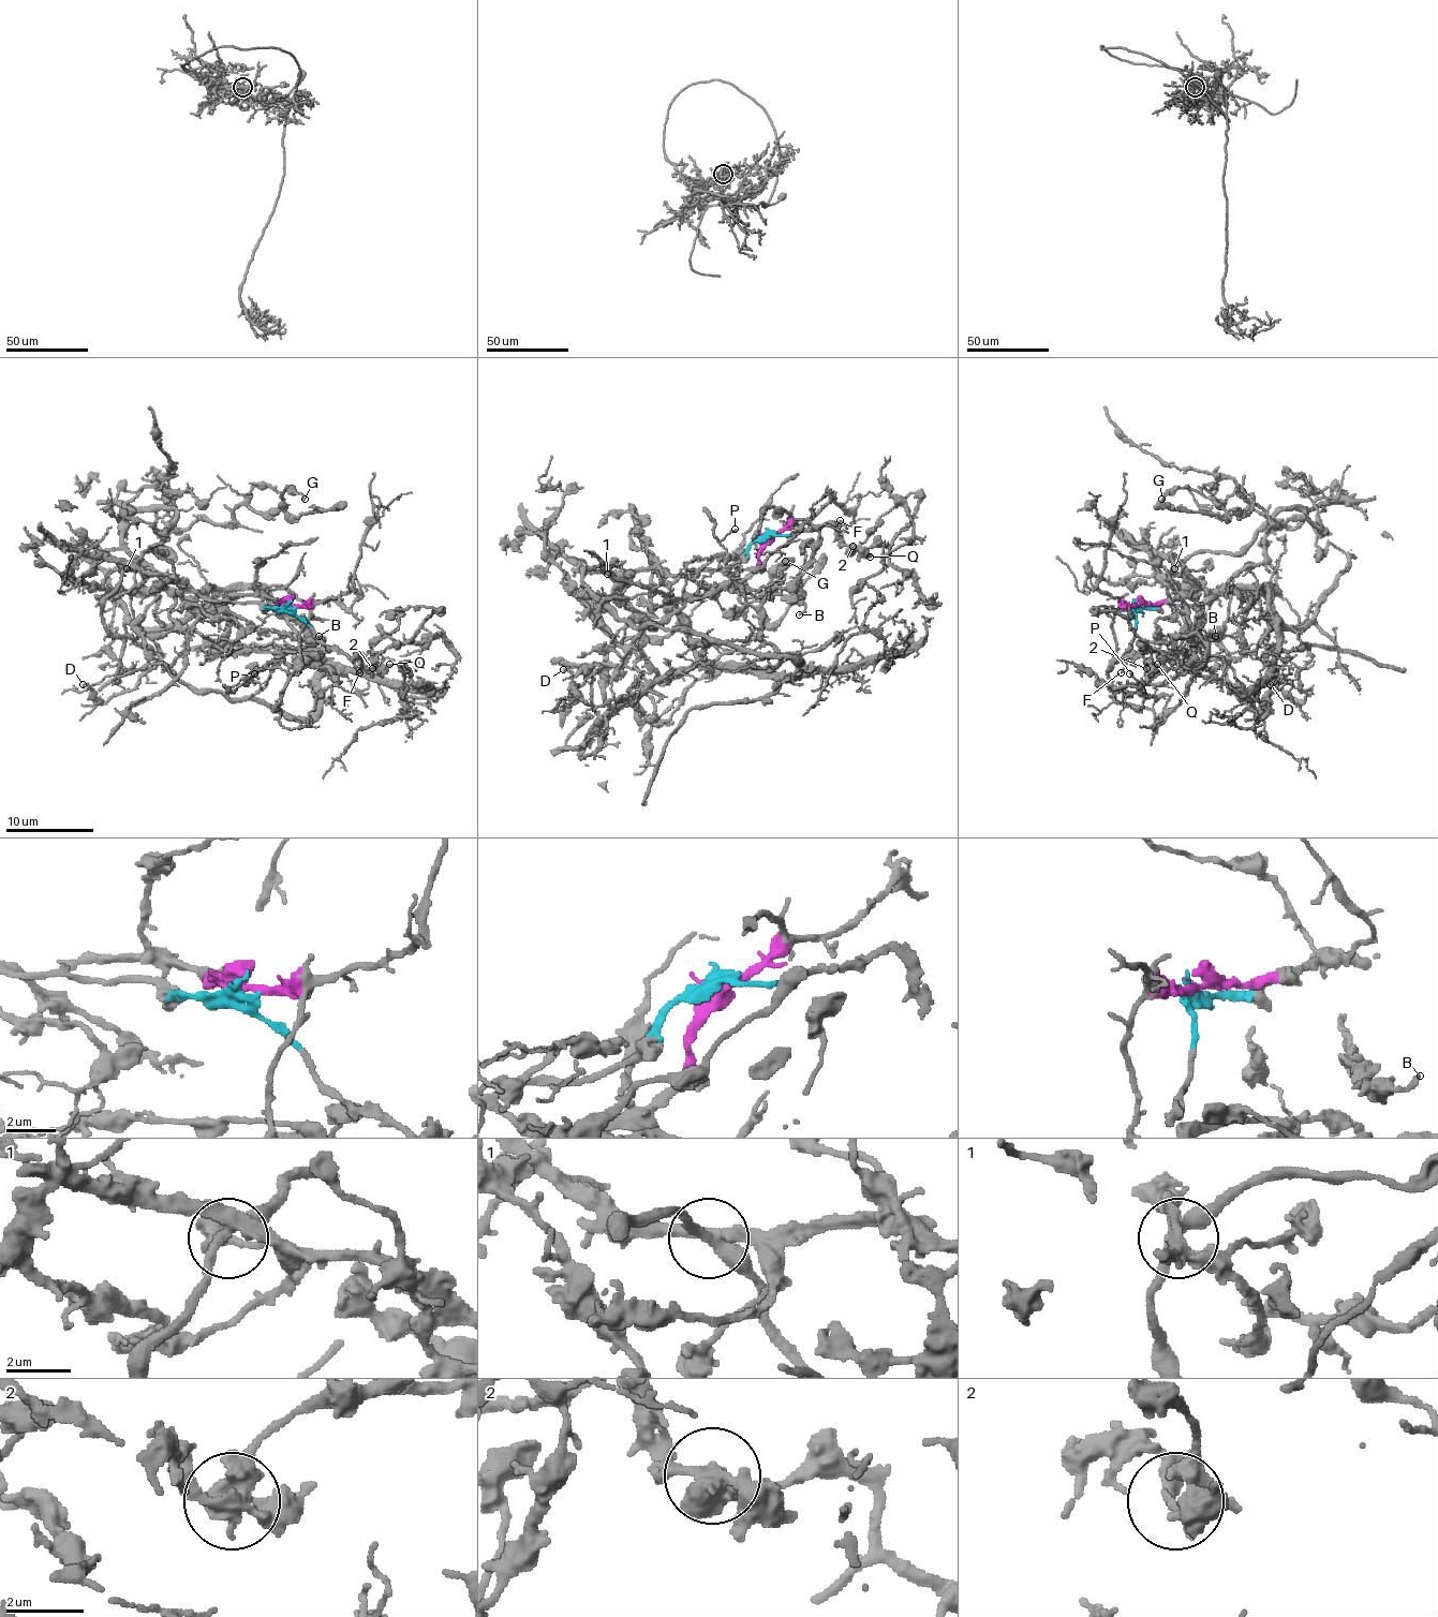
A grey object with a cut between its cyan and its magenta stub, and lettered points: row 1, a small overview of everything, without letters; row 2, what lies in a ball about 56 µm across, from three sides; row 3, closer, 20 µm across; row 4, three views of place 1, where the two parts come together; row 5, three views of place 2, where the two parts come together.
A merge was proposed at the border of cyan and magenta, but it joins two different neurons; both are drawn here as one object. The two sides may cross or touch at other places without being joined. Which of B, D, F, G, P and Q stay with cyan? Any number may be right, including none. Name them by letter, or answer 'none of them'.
B, F, Q

